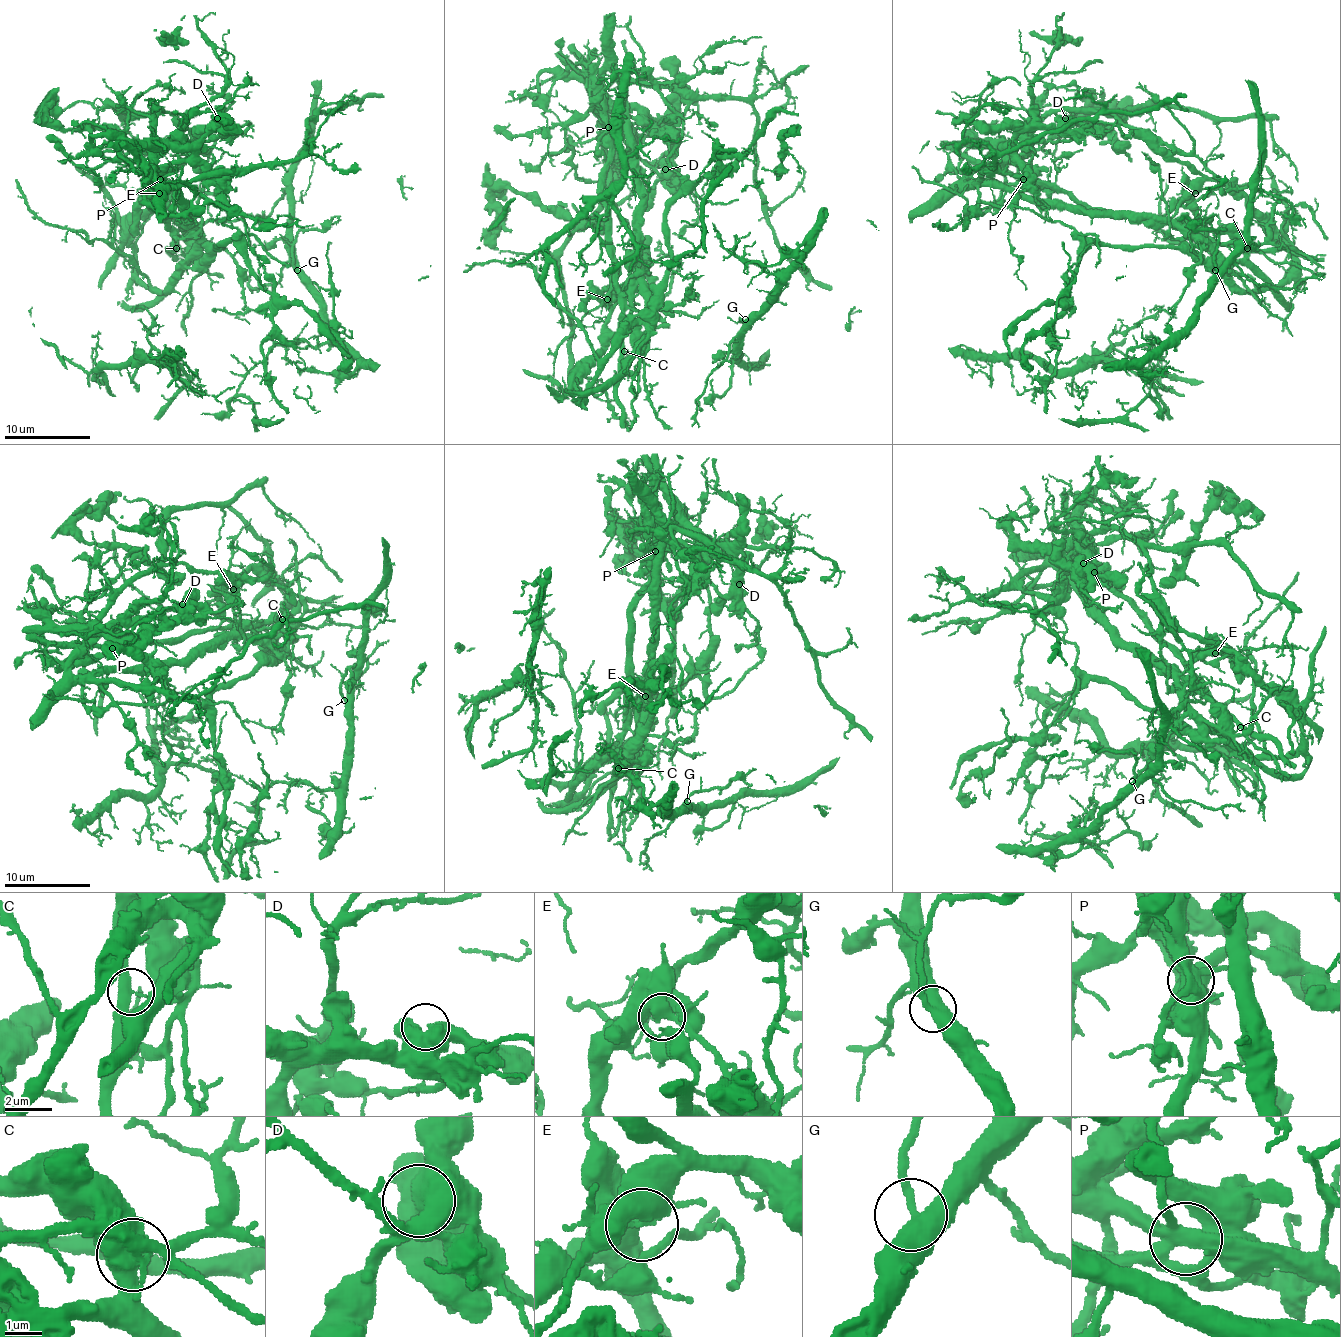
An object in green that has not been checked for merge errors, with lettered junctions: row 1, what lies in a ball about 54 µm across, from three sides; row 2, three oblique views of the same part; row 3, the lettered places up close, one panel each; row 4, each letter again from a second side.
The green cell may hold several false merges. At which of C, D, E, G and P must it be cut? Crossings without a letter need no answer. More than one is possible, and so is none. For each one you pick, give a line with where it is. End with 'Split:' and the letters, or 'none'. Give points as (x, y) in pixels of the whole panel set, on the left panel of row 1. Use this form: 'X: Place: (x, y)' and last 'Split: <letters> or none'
C: Place: (176, 248)
E: Place: (159, 193)
P: Place: (160, 179)
Split: C, E, P

